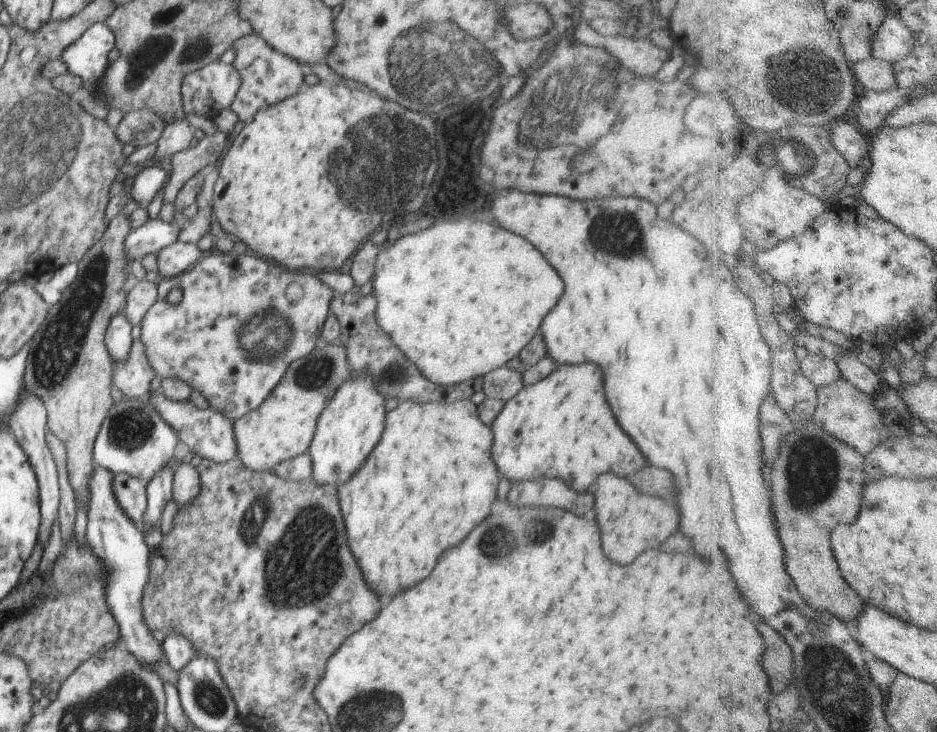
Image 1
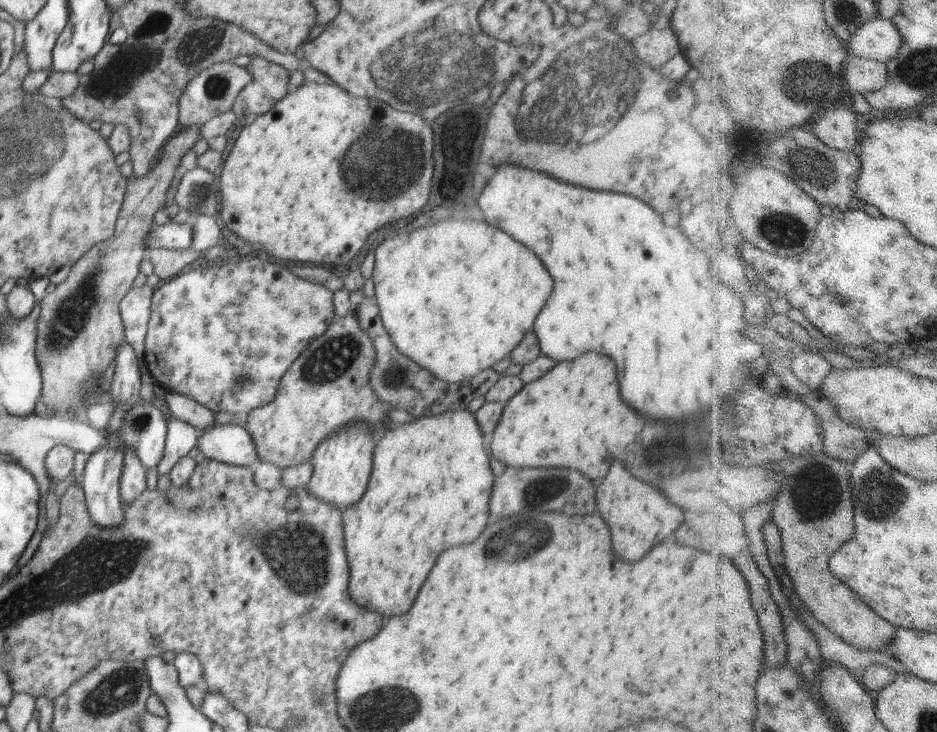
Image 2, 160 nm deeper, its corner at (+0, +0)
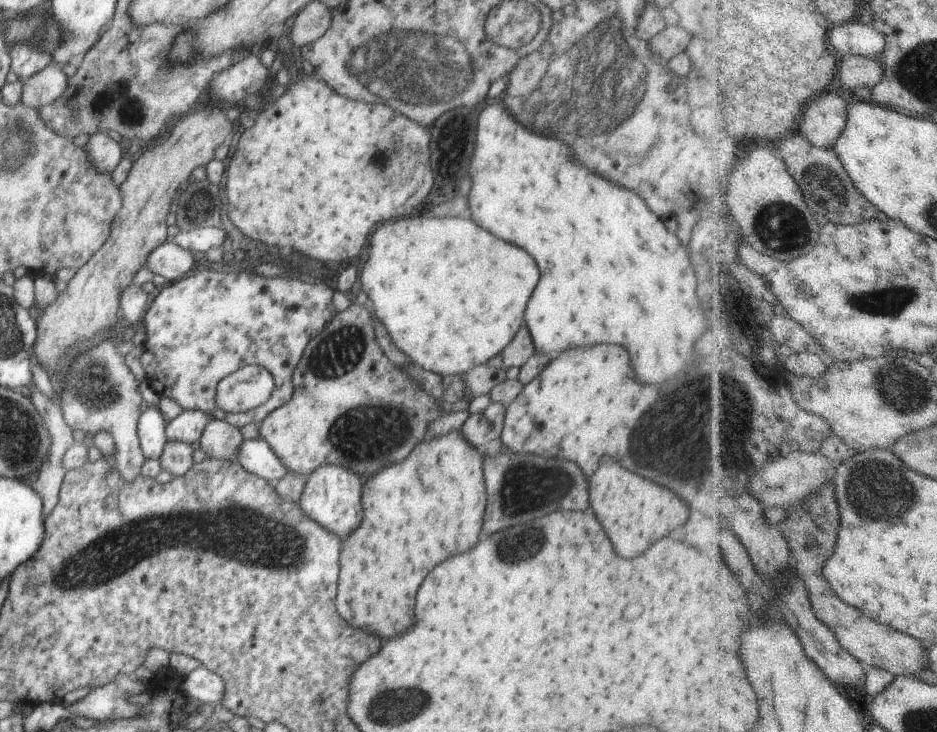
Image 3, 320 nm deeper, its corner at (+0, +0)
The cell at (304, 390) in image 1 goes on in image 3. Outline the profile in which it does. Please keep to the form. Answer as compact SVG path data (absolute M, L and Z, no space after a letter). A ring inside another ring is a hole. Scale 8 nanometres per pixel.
M354 301L346 310L336 313L334 318L310 339L298 366L294 369L292 398L262 421L259 428L260 437L271 446L288 472L308 477L318 467L344 465L365 482L382 468L406 460L416 444L431 437L428 424L443 416L445 405L438 404L438 400L430 396L406 370L392 364L384 355L374 336L372 315L368 306L357 305Z

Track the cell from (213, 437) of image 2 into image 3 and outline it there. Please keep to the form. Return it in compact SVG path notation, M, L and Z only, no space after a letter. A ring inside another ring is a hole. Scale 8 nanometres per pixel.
M262 438L245 440L237 460L248 472L274 485L288 474L285 464Z

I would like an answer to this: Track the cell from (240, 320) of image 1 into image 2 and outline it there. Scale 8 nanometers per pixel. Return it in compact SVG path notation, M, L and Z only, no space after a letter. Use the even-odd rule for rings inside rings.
M258 258L250 260L230 260L230 262L208 263L206 268L194 268L185 274L179 274L177 277L161 282L153 292L151 298L151 317L148 323L145 336L145 357L143 358L143 370L145 374L152 374L151 381L158 382L156 374L168 374L162 376L166 378L166 392L174 392L180 395L186 395L194 399L198 404L208 407L212 412L228 412L241 418L247 416L255 408L266 406L274 400L277 395L278 387L281 384L281 378L286 374L290 365L301 355L301 352L315 339L322 336L330 323L336 318L335 306L333 301L334 293L324 287L323 284L314 284L304 280L299 276L290 274L286 268L270 262L262 262Z

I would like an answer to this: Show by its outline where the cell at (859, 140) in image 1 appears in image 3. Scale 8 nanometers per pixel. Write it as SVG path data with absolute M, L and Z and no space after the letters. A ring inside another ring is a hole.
M824 92L806 108L798 131L819 147L834 149L848 119L849 102L840 94Z

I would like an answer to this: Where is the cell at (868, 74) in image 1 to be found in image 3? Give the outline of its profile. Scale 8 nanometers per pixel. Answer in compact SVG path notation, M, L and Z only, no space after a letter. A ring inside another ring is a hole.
M864 55L841 60L839 64L841 82L846 90L853 91L858 86L878 86L885 77L885 68L876 58Z

